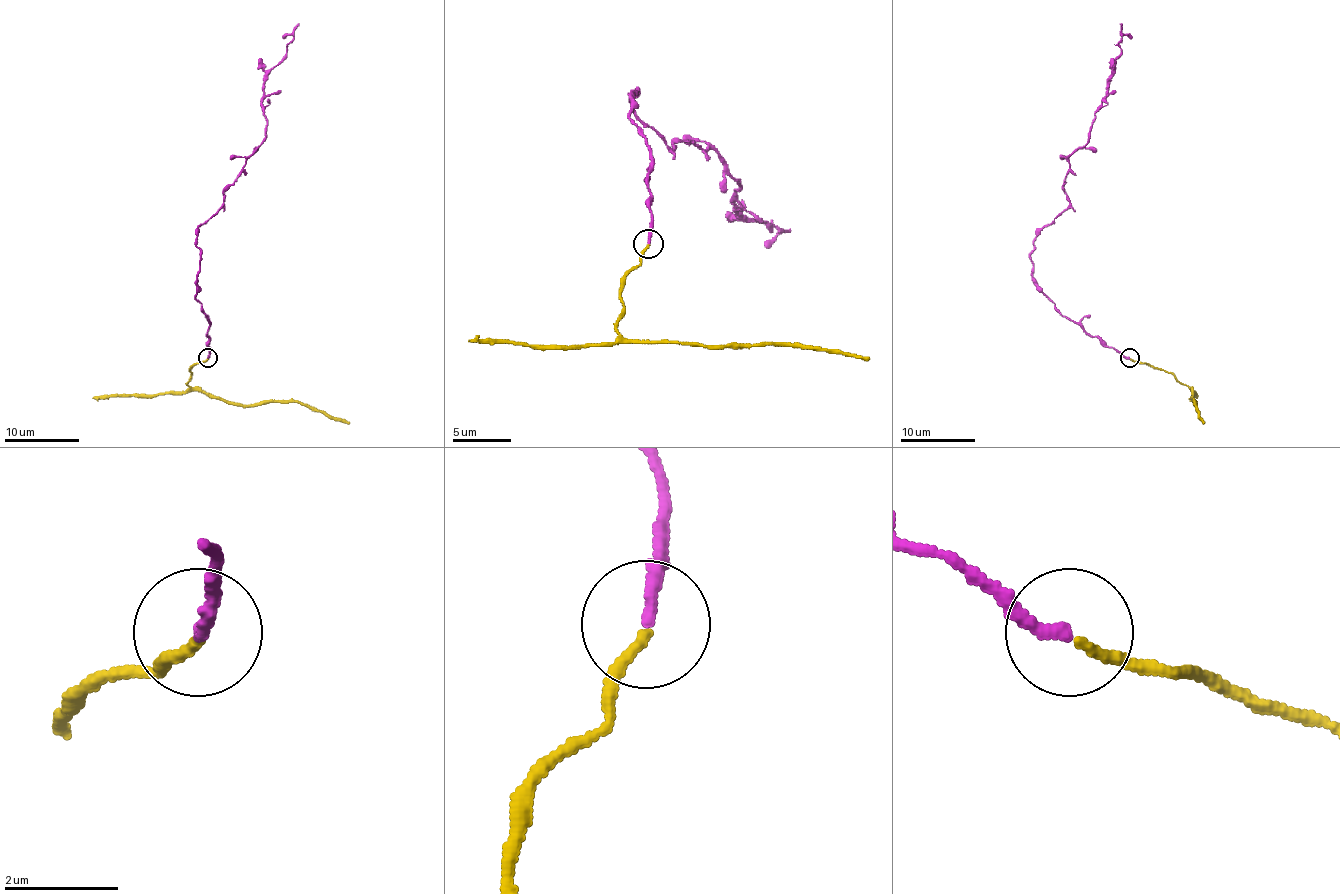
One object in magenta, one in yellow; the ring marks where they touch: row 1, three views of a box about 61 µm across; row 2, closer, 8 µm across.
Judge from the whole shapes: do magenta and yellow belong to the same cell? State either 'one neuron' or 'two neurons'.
one neuron

